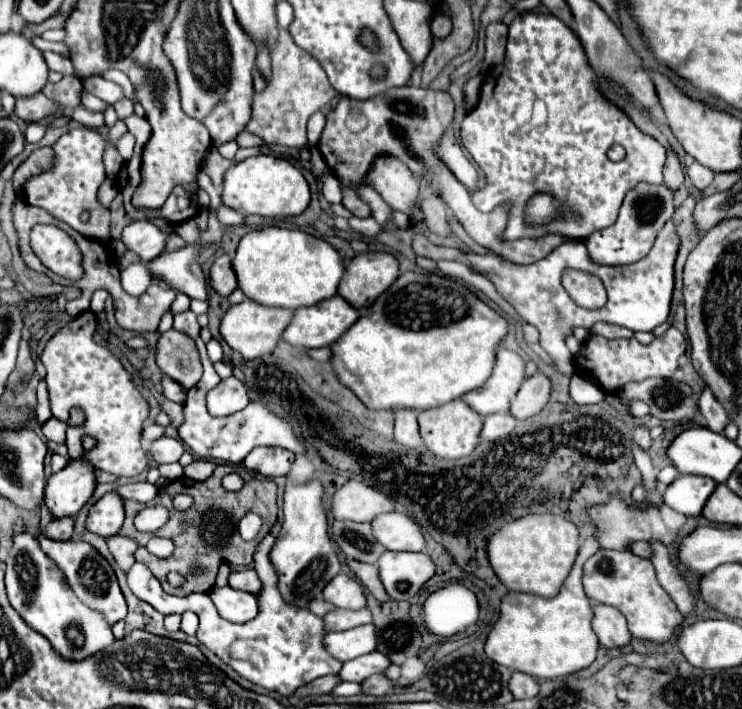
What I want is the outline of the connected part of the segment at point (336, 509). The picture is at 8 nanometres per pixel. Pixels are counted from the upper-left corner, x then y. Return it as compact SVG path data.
M349 480L341 490L333 494L331 510L335 520L371 522L383 512L393 512L395 506L393 500L379 490L357 480Z

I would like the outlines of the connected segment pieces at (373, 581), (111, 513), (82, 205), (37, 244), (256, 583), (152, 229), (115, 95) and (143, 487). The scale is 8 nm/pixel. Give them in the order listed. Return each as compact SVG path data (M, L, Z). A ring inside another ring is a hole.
M347 560L347 564L377 600L381 600L381 602L389 600L389 594L385 592L383 584L381 584L381 578L379 578L379 572L377 572L375 564L363 564L363 562L357 562L357 560Z
M107 492L101 500L97 500L87 516L87 528L103 538L115 536L123 524L123 498L117 492Z
M75 128L65 132L55 144L53 144L53 164L49 170L29 178L23 186L23 196L27 200L27 204L31 206L39 206L45 208L47 212L51 212L55 218L71 224L71 228L75 228L77 232L81 232L83 236L91 236L91 238L111 238L109 236L109 208L101 208L101 202L97 200L97 188L103 184L105 180L105 166L103 166L103 152L109 146L109 138L103 136L99 130L95 128ZM83 210L91 212L89 222L81 222L79 214Z
M35 226L31 230L31 248L37 258L57 276L69 280L82 277L81 250L67 232L53 226Z
M245 568L241 572L231 572L229 584L231 584L231 588L253 592L253 594L257 594L261 590L261 586L263 586L257 572L255 572L255 568Z
M133 222L123 230L121 240L129 250L137 252L143 260L149 262L163 252L169 236L169 232L163 232L151 222Z
M91 76L87 82L83 82L83 90L93 92L97 98L105 100L107 104L115 104L117 100L123 98L123 88L115 82L103 80L101 76Z
M133 482L133 484L125 484L125 486L119 486L117 492L125 498L131 498L131 500L137 500L137 502L151 502L155 496L157 496L157 486L149 484L149 482Z

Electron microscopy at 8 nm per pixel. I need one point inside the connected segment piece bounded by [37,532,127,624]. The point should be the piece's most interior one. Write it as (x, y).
(91, 577)

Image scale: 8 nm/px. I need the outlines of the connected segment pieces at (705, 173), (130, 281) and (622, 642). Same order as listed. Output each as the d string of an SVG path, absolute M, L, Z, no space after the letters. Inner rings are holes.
M693 162L693 164L689 166L689 170L687 170L687 176L689 176L691 184L693 184L697 190L703 190L705 186L711 184L711 180L713 180L715 174L713 174L709 168L705 168L705 166Z
M143 260L130 264L121 271L120 276L123 290L129 292L131 296L141 296L149 288L149 284L153 282L147 262L143 262Z
M595 604L593 608L595 618L593 618L593 630L605 648L625 648L631 642L631 632L627 628L625 616L605 604Z

